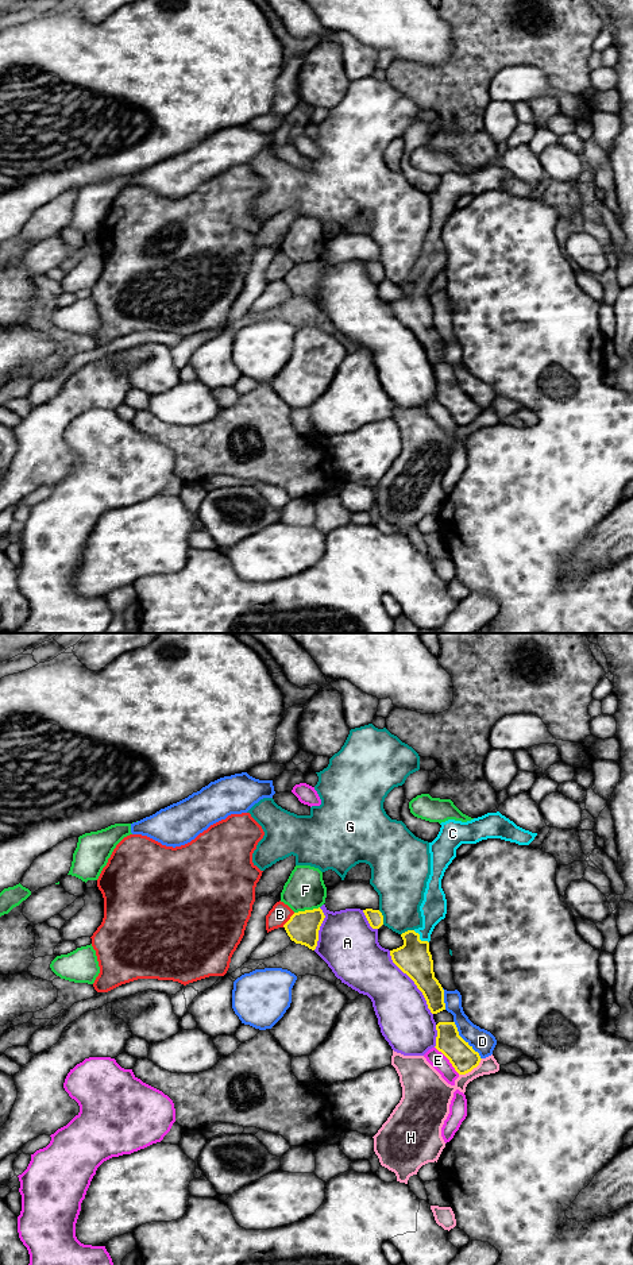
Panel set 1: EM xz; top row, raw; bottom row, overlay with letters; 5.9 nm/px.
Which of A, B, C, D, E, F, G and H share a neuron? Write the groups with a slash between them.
A / B / C / D / E / F / G / H

